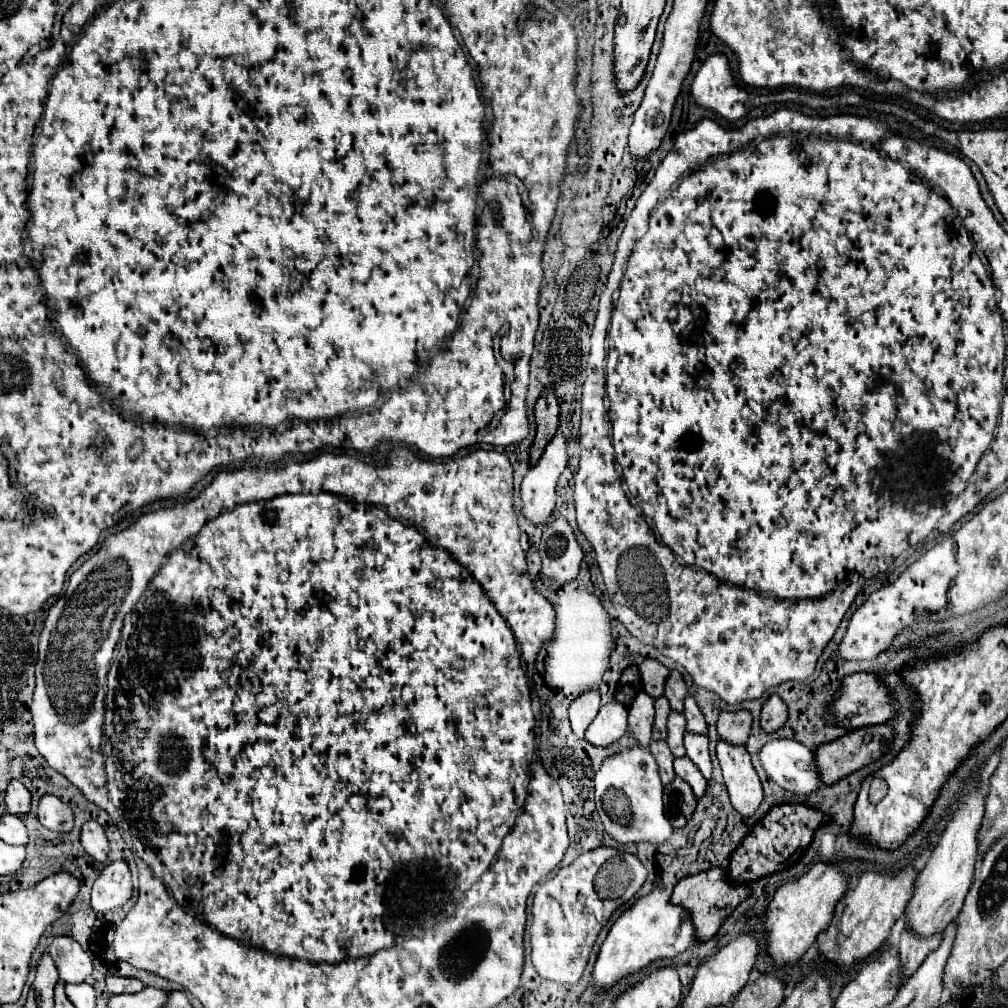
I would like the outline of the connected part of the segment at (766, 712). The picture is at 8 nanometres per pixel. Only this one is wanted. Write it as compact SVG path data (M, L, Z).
M770 695L760 713L760 727L766 733L772 733L780 729L786 723L786 719L788 719L788 711L786 711L784 701L778 695Z

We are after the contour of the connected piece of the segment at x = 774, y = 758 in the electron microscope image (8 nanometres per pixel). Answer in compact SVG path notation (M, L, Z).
M770 739L758 753L758 759L772 781L790 793L810 793L822 787L814 755L802 743L792 739Z

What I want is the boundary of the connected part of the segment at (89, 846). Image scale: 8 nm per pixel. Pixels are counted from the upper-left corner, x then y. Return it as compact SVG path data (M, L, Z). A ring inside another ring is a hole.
M86 821L82 827L82 835L80 835L82 847L86 849L86 853L90 853L96 861L106 861L108 855L108 839L104 833L104 827L96 821Z

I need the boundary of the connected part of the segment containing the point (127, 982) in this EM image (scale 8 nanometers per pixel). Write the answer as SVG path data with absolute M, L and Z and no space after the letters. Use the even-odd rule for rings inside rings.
M108 975L106 977L106 987L110 995L118 995L118 993L138 993L144 989L144 983L140 979L134 977L116 977L116 975Z

